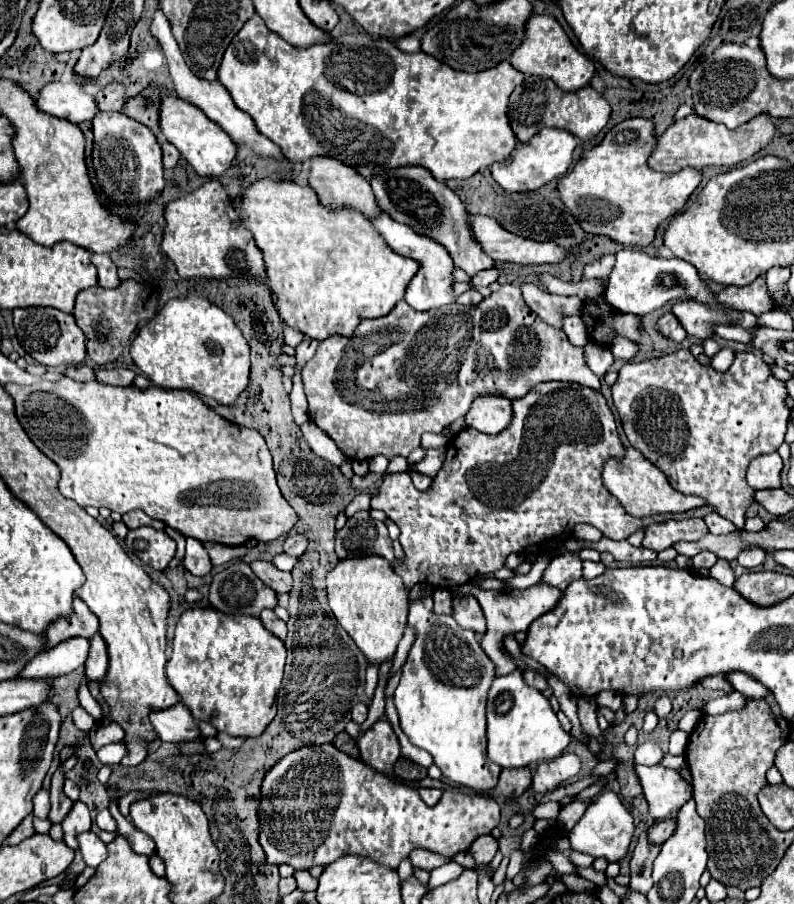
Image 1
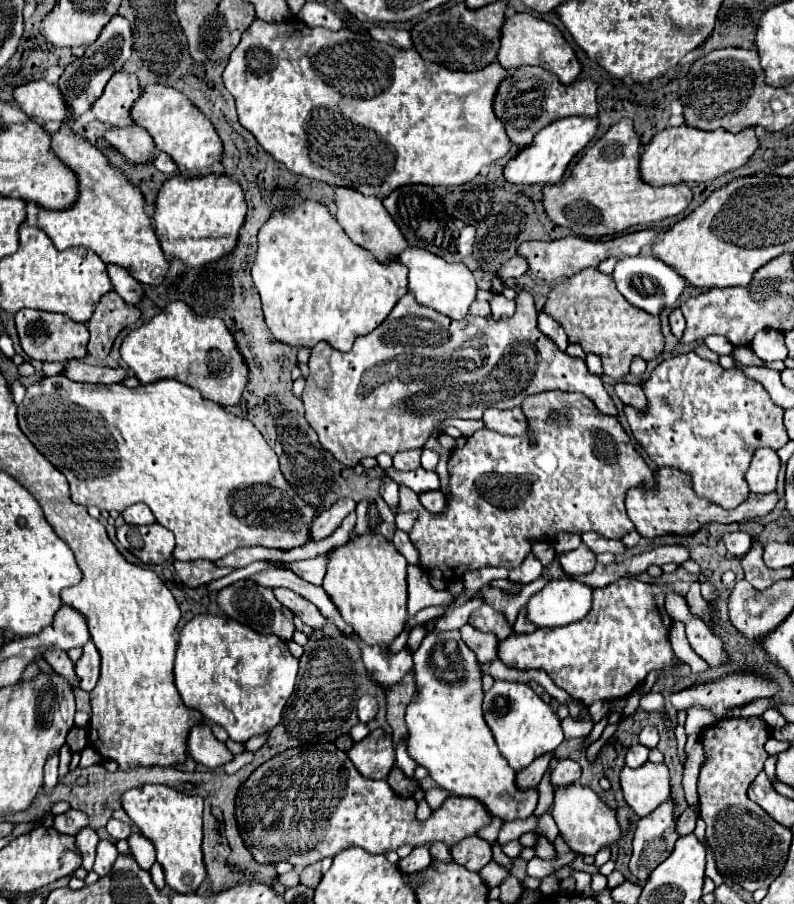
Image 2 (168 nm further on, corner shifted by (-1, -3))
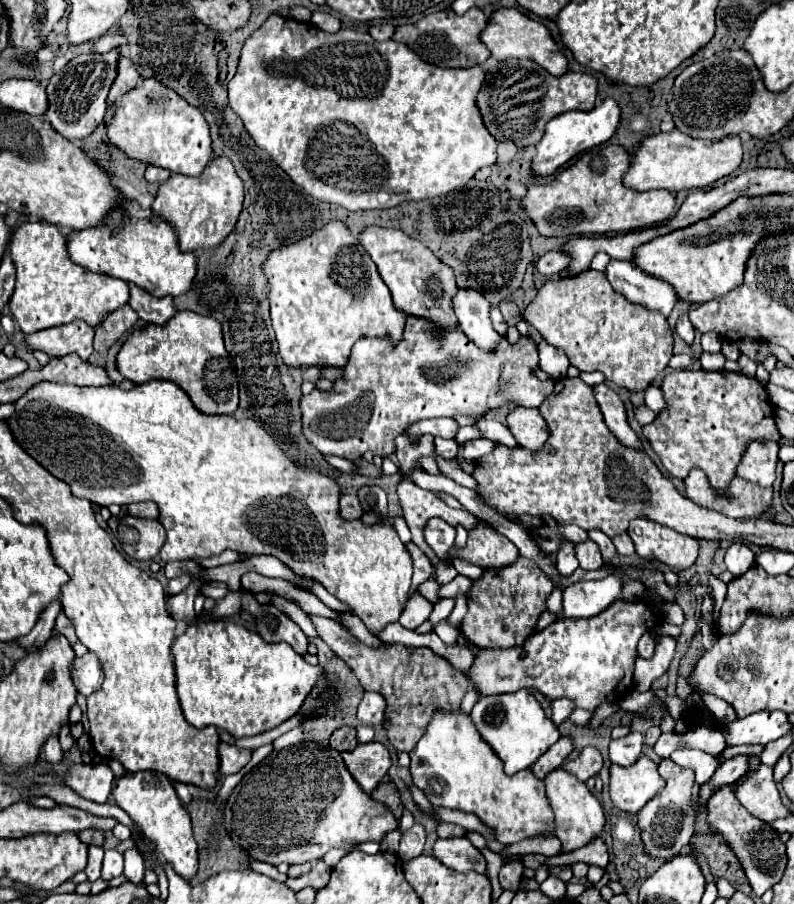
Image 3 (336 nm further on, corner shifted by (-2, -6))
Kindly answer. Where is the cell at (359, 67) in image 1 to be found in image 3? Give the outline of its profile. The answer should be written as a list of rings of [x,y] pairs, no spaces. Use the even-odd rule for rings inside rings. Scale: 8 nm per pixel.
[[[274,14],[244,42],[238,72],[228,82],[228,96],[230,96],[232,110],[242,118],[254,142],[276,160],[276,164],[292,178],[292,182],[296,182],[316,200],[332,202],[350,212],[358,212],[358,210],[374,210],[374,208],[384,210],[384,208],[394,208],[402,202],[412,202],[412,200],[418,202],[418,200],[448,194],[464,186],[478,168],[492,166],[496,162],[496,140],[482,124],[480,110],[476,108],[476,94],[482,88],[482,82],[484,82],[484,70],[480,66],[474,66],[474,68],[432,66],[420,60],[408,46],[394,40],[382,42],[382,56],[380,56],[380,44],[368,32],[340,30],[336,34],[330,34],[316,28],[314,24],[308,26],[308,22],[298,22],[294,18],[284,18]]]

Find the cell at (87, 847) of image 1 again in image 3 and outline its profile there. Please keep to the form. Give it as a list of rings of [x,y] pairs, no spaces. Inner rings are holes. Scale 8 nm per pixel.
[[[106,850],[104,854],[104,864],[102,864],[102,880],[112,880],[122,876],[124,872],[124,858],[118,850]]]

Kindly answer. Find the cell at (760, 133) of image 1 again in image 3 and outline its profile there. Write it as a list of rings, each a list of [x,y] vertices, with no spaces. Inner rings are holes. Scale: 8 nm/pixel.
[[[678,130],[660,132],[640,142],[622,182],[626,188],[634,188],[640,192],[656,188],[664,188],[670,192],[696,190],[732,174],[740,166],[740,162],[742,162],[742,144],[738,136],[726,136],[718,142],[712,142],[712,140],[694,140]]]

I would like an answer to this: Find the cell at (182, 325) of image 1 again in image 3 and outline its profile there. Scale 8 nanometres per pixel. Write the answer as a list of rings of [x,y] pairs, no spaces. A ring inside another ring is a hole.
[[[184,310],[164,326],[144,324],[122,344],[116,356],[116,368],[134,384],[144,384],[154,378],[174,382],[204,414],[232,414],[238,408],[236,368],[224,348],[222,326],[210,316]]]

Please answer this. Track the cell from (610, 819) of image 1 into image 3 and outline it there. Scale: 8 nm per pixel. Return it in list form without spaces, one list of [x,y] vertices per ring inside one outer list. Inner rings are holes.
[[[556,768],[544,778],[544,786],[546,786],[548,804],[552,806],[556,814],[556,836],[562,842],[564,852],[582,848],[584,844],[588,844],[592,838],[596,838],[602,832],[604,822],[606,822],[604,810],[600,802],[596,800],[596,796],[586,788],[586,784],[576,780],[576,776],[566,774],[562,768]]]

